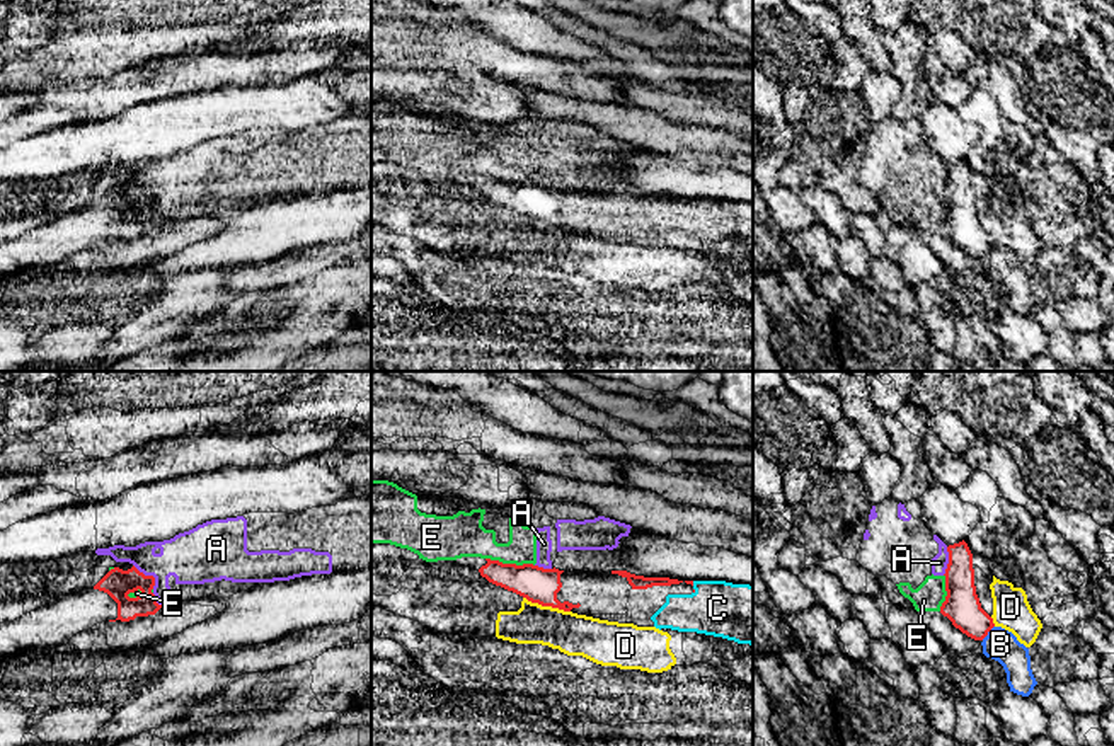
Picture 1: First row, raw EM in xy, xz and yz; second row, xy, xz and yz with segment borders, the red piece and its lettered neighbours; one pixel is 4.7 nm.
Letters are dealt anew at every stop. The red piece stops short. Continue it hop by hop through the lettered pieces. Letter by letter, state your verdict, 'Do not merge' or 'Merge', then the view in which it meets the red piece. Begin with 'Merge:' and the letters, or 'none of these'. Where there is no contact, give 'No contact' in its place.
Merge: C
A: Do not merge. Touches red in xy
B: Do not merge. Touches red in yz
C: Merge. Touches red in xz
D: Do not merge. Touches red in xz
E: Do not merge. Touches red in xz

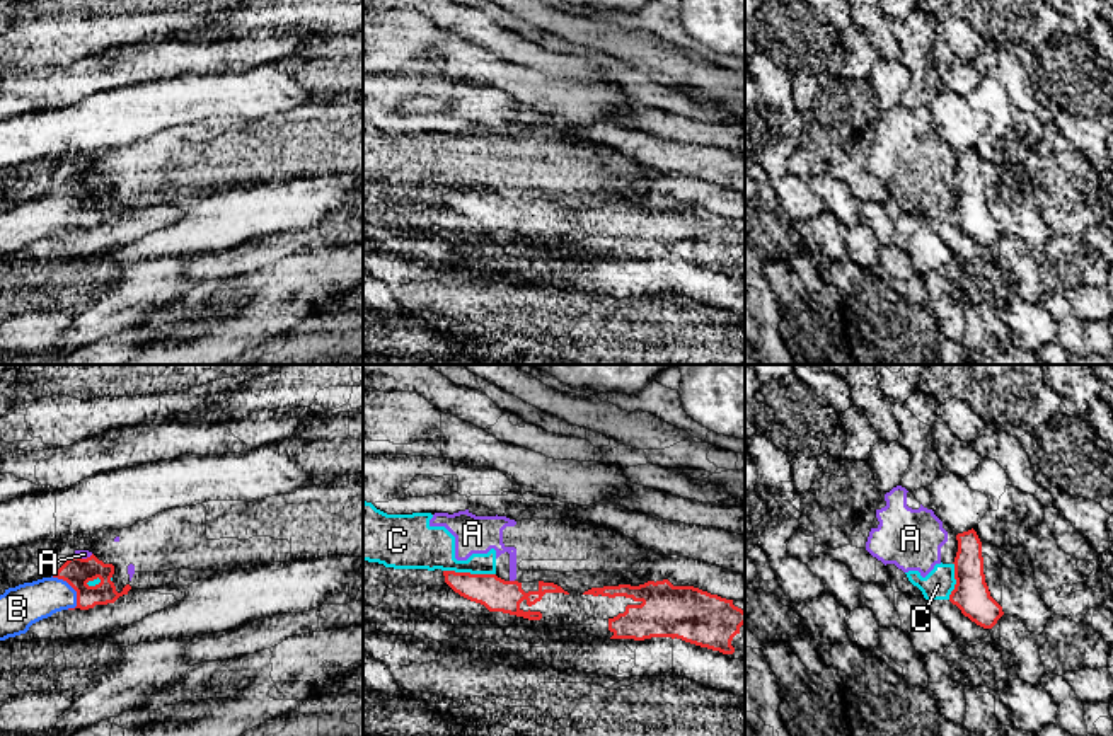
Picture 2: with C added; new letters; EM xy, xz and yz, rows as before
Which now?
Merge: B
A: Do not merge. Touches red in xz
B: Merge. Touches red in xy
C: Do not merge. Touches red in xz

